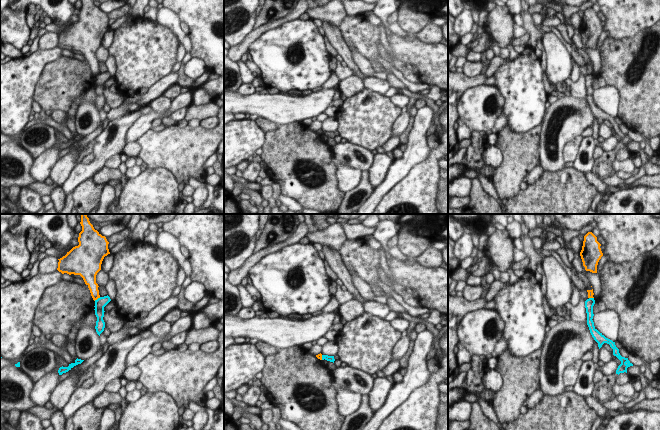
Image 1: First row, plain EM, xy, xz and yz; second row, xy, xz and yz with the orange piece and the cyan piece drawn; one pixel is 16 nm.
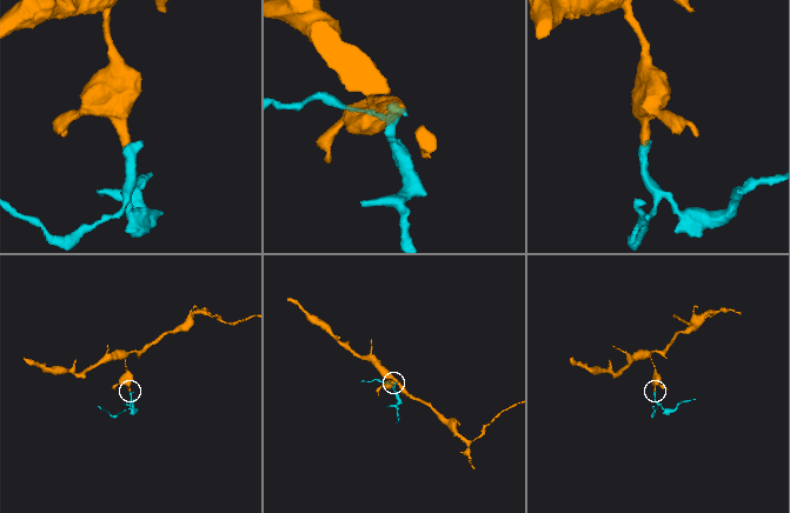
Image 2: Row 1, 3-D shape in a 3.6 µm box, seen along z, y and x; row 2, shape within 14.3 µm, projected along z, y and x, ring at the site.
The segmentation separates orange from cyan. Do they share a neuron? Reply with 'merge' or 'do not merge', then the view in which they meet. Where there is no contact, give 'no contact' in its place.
do not merge; contact in xy

